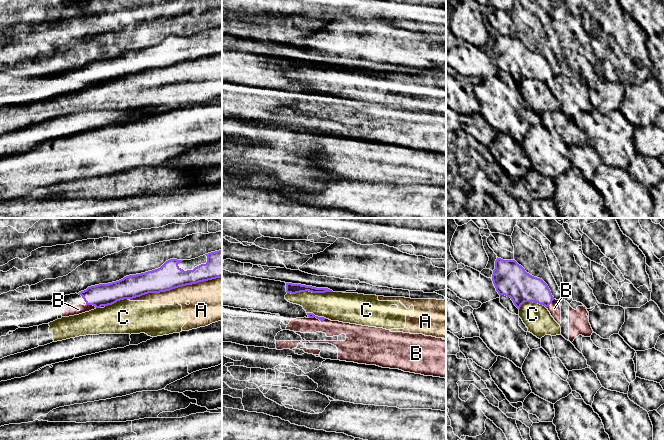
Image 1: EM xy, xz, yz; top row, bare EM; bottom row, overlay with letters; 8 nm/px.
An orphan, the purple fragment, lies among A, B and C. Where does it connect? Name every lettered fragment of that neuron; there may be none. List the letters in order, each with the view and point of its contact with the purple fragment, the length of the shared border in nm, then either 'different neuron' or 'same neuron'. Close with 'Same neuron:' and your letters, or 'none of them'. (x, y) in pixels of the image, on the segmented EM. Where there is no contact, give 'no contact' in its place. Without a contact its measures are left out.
A: xy (174, 288) | 750 nm | different neuron
B: xz (317, 318) | 140 nm | different neuron
C: xz (309, 291) | 360 nm | different neuron
Same neuron: none of them

